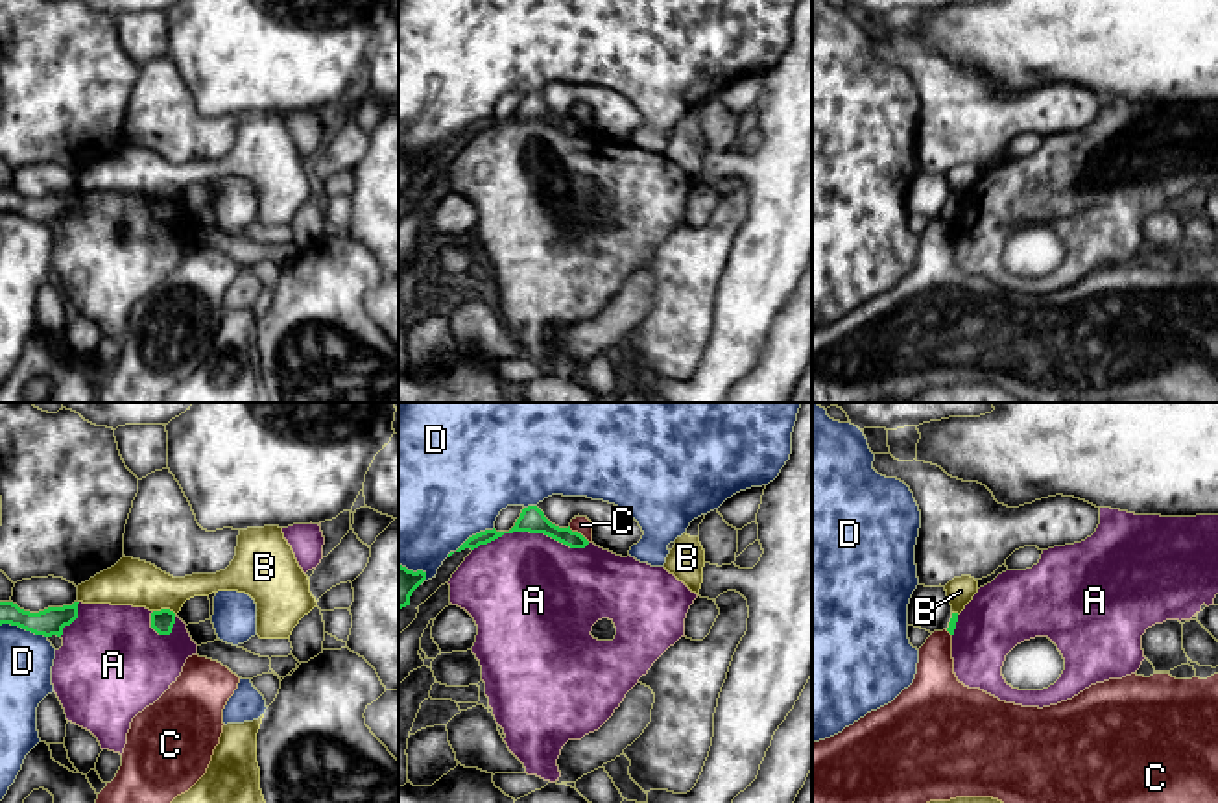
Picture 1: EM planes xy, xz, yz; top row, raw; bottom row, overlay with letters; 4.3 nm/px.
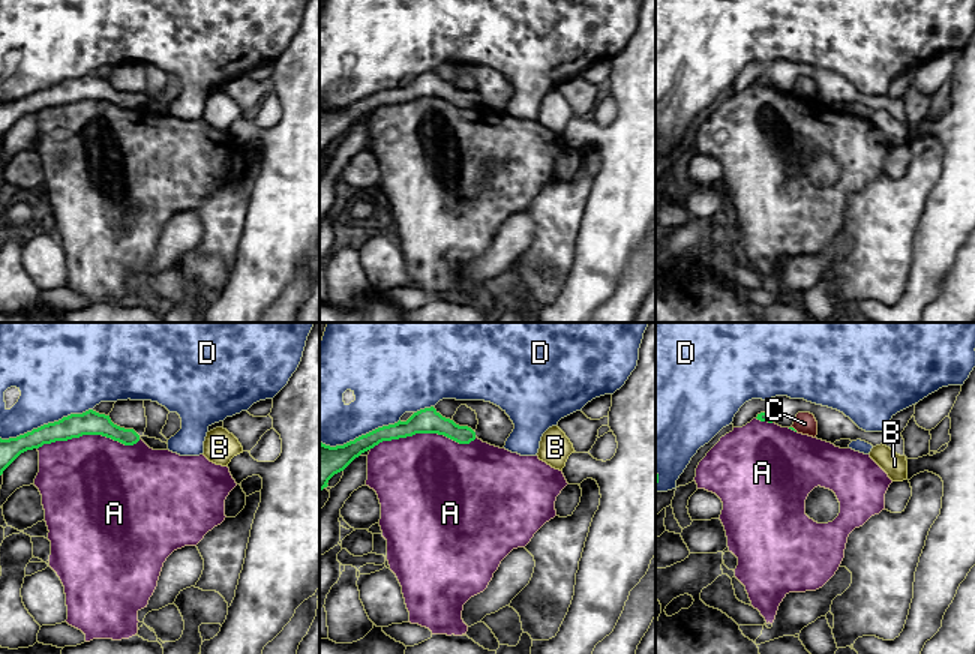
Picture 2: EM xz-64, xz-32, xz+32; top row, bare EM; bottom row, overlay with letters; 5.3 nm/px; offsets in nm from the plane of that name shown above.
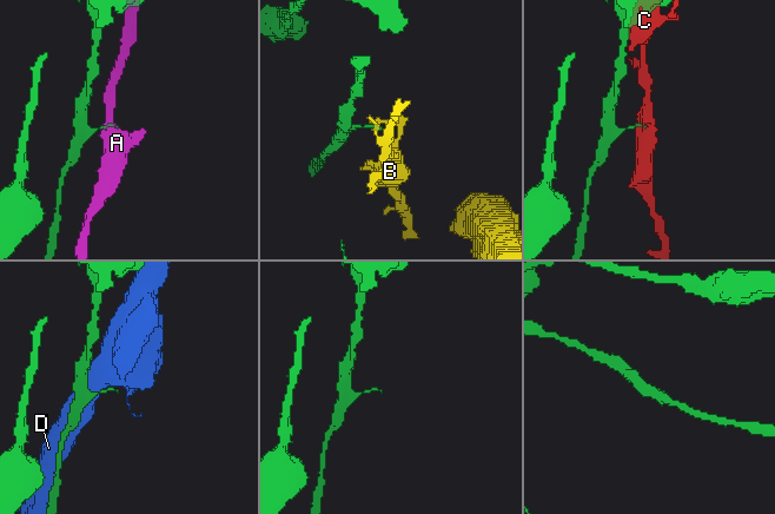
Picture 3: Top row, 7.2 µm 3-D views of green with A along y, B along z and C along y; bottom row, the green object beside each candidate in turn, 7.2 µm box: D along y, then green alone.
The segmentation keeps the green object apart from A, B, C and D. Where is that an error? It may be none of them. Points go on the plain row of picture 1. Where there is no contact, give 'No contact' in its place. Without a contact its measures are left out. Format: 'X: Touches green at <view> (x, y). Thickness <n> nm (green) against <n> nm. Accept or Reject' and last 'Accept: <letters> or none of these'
A: Touches green at xz (530, 119). Thickness 110 nm (green) against 500 nm. Reject
B: Touches green at xy (165, 196). Thickness 100 nm (green) against 200 nm. Reject
C: Touches green at xz (580, 120). Thickness 110 nm (green) against 80 nm. Reject
D: Touches green at xy (24, 215). Thickness 120 nm (green) against 240 nm. Reject
Accept: none of these

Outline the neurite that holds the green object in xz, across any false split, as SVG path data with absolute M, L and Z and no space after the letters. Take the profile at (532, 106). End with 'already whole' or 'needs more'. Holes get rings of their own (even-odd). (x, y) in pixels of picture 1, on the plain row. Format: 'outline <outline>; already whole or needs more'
outline M528 92L528 94L522 96L520 103L517 105L515 113L509 118L496 118L495 114L480 118L476 122L469 124L456 138L461 138L465 135L474 137L480 131L487 131L487 129L502 124L504 120L513 120L513 118L544 120L544 122L570 133L570 135L585 135L589 131L589 127L581 120L572 118L570 113L568 114L559 114L559 113L552 111L537 92Z; already whole

